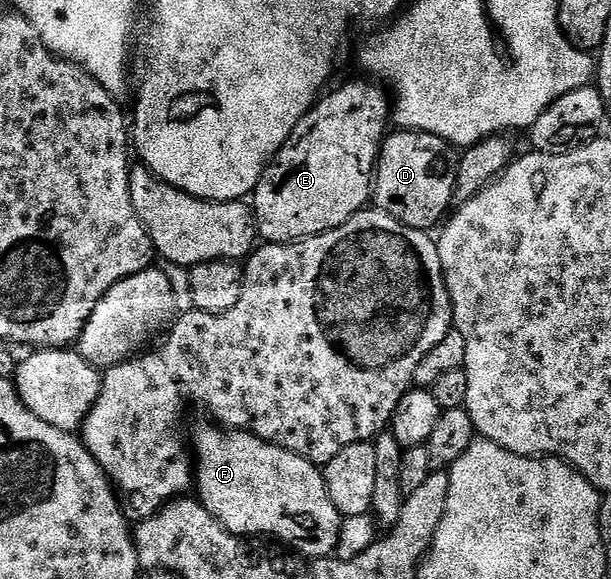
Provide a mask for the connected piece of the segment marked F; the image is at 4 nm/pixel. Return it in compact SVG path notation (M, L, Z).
M215 423L210 424L211 425L197 426L195 429L195 441L193 437L193 481L197 486L197 500L200 501L230 533L235 533L241 538L255 539L263 535L259 533L268 533L271 537L280 537L280 539L284 541L282 544L286 546L288 550L294 551L298 556L309 558L332 556L338 545L338 537L341 535L344 518L337 511L337 507L333 507L333 499L329 499L329 491L325 487L325 479L323 478L320 466L315 465L312 461L306 461L301 455L297 455L293 451L282 449L273 443L269 443L265 439L261 439L257 435L248 433L246 429L228 429L220 427Z

